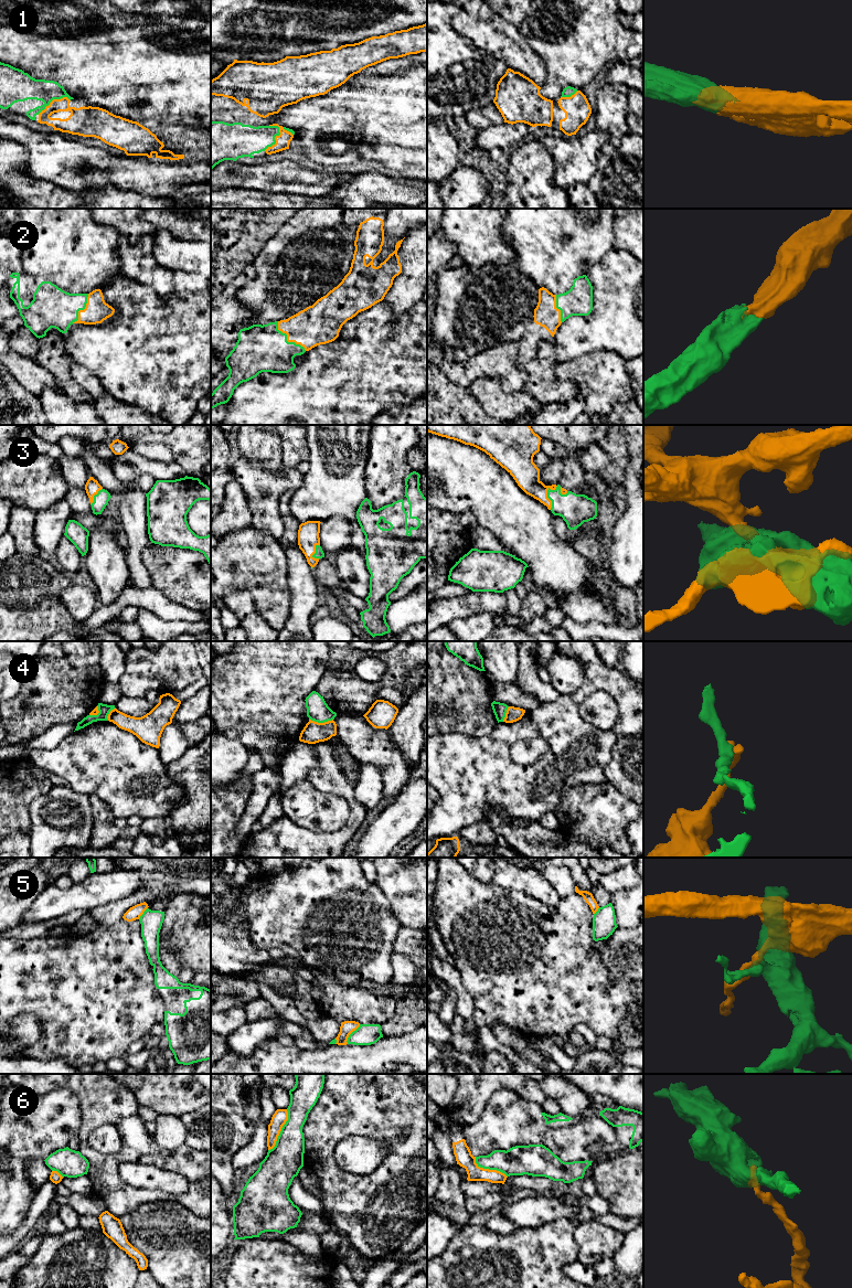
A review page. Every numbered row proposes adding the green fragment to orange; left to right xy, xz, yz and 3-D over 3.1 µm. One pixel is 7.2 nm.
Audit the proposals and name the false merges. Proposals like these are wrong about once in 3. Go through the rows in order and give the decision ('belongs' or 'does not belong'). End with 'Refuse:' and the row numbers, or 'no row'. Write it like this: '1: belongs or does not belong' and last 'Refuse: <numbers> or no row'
1: belongs
2: belongs
3: belongs
4: does not belong
5: does not belong
6: does not belong
Refuse: 4, 5, 6

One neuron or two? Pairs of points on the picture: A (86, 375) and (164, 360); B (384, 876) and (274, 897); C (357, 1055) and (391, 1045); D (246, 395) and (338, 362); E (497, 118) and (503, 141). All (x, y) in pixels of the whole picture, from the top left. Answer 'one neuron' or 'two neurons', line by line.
A: two neurons
B: two neurons
C: one neuron
D: one neuron
E: two neurons

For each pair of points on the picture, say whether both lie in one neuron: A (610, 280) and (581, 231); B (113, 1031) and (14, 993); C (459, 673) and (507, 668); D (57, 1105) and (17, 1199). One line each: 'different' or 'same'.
A: different
B: same
C: different
D: same

